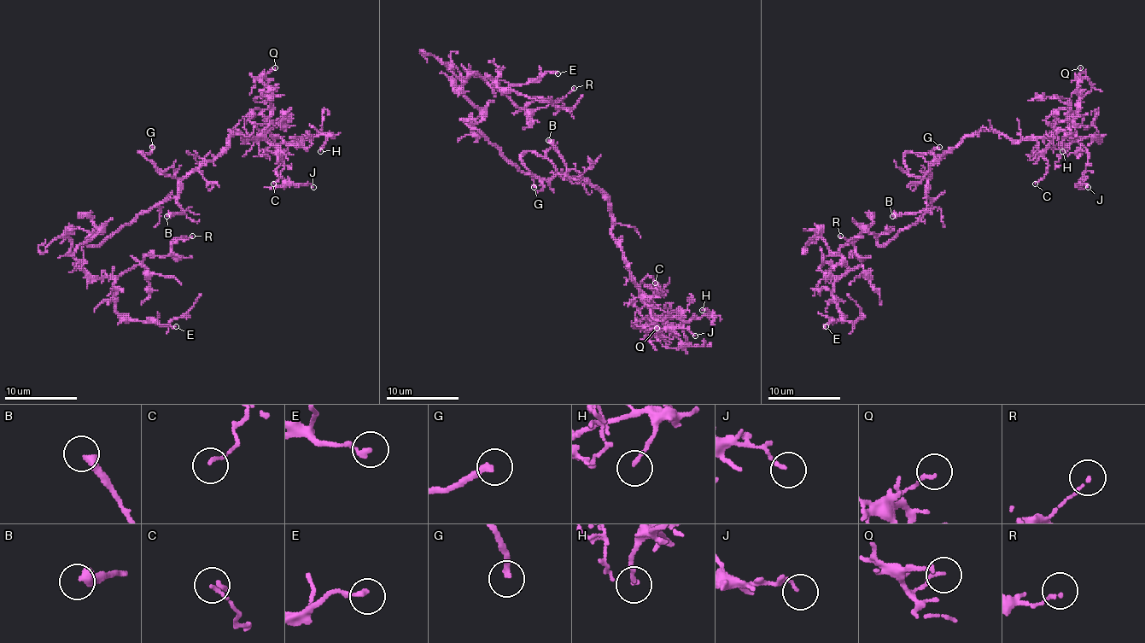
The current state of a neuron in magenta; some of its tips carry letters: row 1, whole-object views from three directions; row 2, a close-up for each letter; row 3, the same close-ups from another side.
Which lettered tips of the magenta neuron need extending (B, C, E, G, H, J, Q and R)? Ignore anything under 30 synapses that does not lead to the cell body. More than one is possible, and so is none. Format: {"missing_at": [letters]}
{"missing_at": ["G"]}

